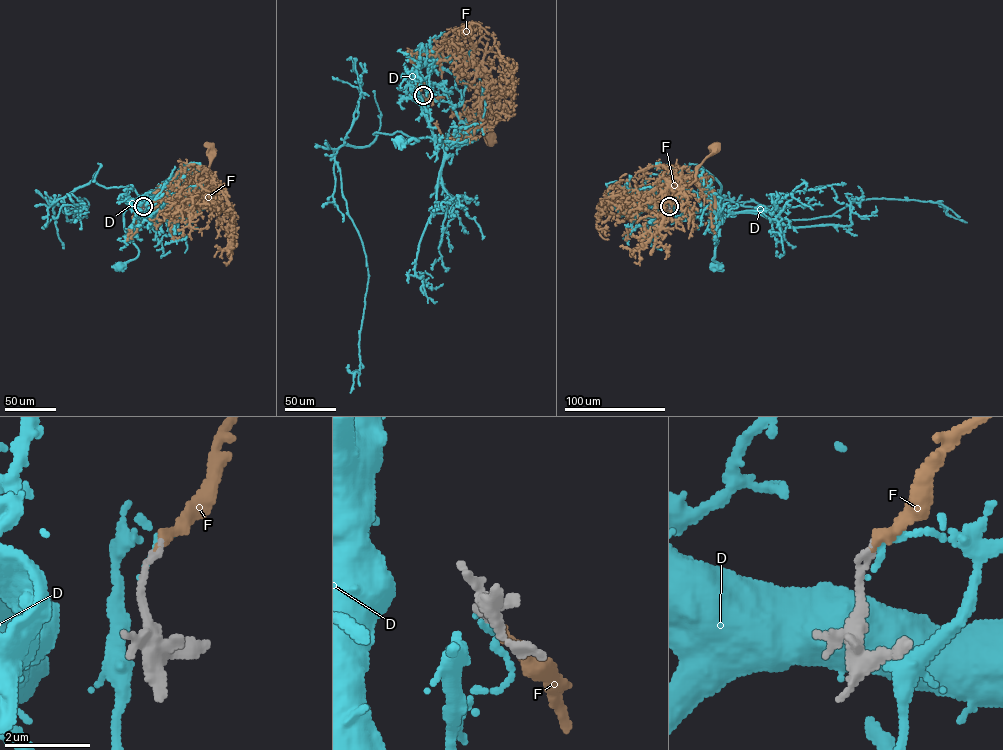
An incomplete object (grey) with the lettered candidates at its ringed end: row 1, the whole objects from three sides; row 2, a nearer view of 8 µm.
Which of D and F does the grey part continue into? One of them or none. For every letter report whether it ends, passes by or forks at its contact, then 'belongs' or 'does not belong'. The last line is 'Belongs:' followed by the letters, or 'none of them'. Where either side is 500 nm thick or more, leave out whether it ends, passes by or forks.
D: it ends there; does not belong
F: it ends there; belongs
Belongs: F

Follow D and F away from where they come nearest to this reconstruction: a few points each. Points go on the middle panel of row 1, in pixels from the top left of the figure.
D: (423, 96), (419, 96), (421, 109), (432, 135), (403, 141), (413, 143), (418, 141), (403, 143), (398, 139)
F: (423, 96), (426, 100), (447, 96), (454, 114), (469, 117), (491, 105), (498, 120), (489, 124), (491, 143)

